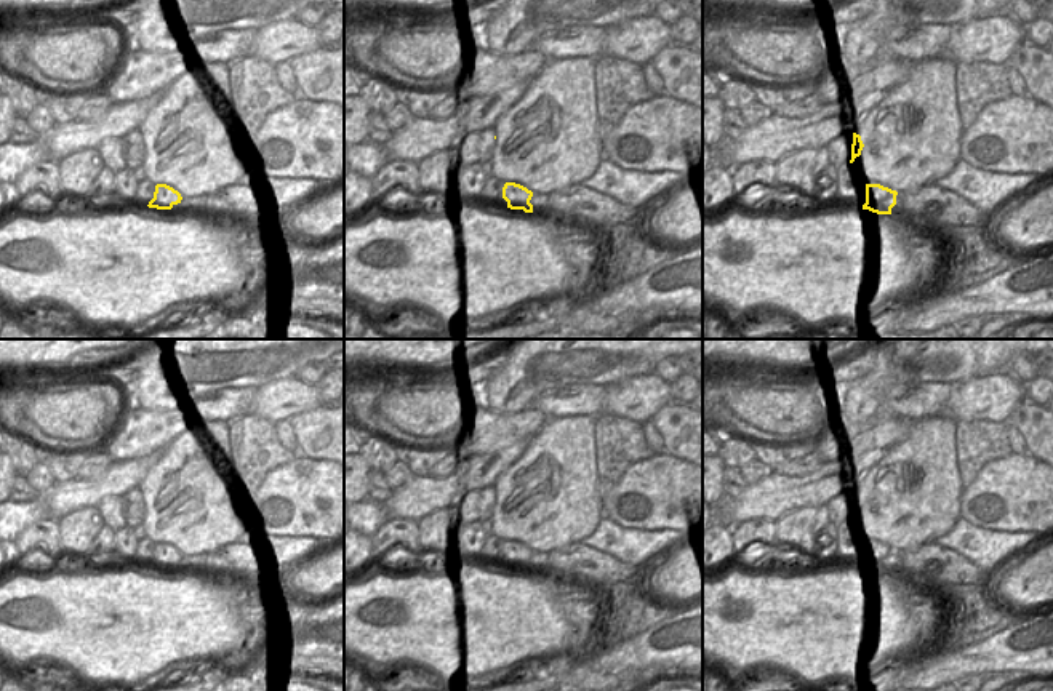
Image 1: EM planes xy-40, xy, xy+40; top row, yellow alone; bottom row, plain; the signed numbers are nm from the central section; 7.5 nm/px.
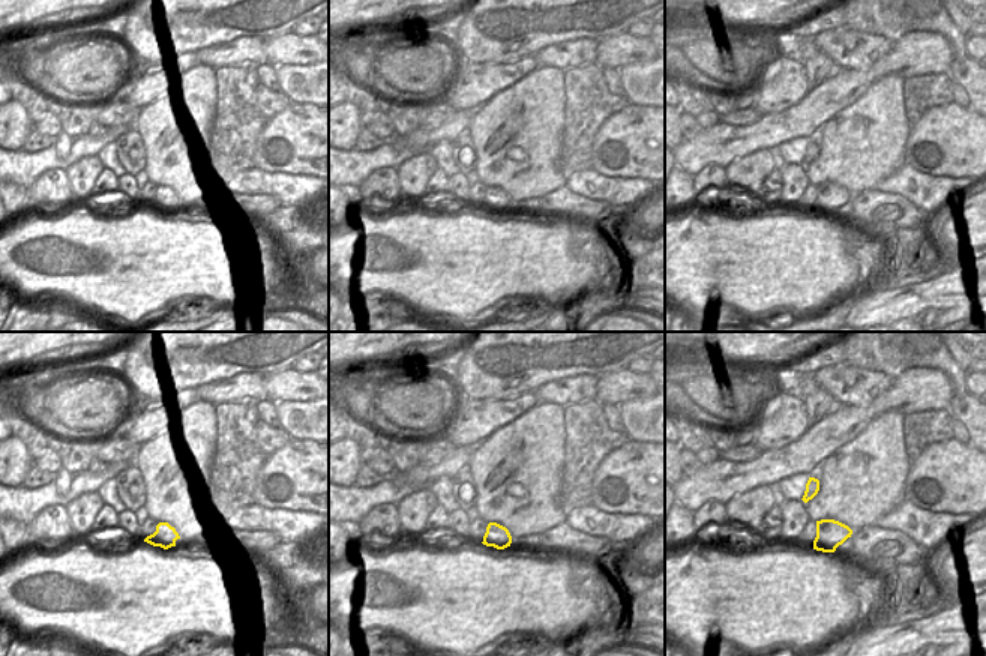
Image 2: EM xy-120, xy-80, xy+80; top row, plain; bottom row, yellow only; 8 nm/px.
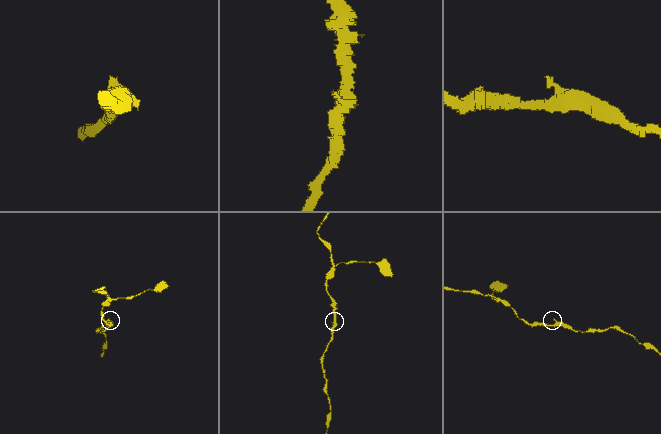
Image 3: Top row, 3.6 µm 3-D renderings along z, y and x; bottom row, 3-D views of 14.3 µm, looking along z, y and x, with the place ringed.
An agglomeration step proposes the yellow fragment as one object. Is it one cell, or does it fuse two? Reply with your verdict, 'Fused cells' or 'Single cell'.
Single cell.

